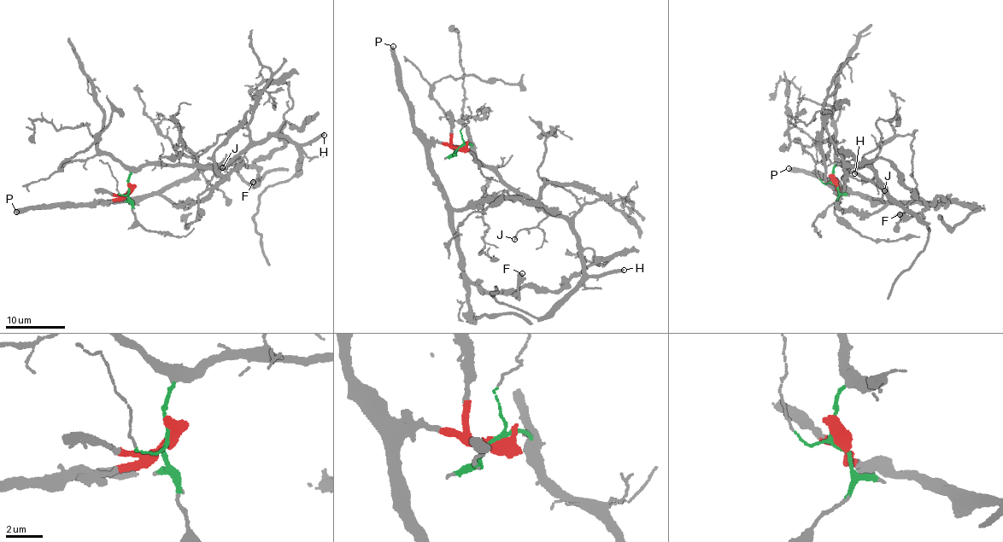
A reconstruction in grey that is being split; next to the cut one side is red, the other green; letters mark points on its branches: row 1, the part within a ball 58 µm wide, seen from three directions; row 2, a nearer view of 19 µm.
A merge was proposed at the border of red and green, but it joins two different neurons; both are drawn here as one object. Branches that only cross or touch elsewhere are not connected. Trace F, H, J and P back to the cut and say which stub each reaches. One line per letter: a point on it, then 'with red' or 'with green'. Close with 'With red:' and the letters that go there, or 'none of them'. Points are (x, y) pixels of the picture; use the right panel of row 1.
F: place (900, 214); with red
H: place (854, 173); with green
J: place (884, 190); with green
P: place (788, 168); with red
With red: F, P

